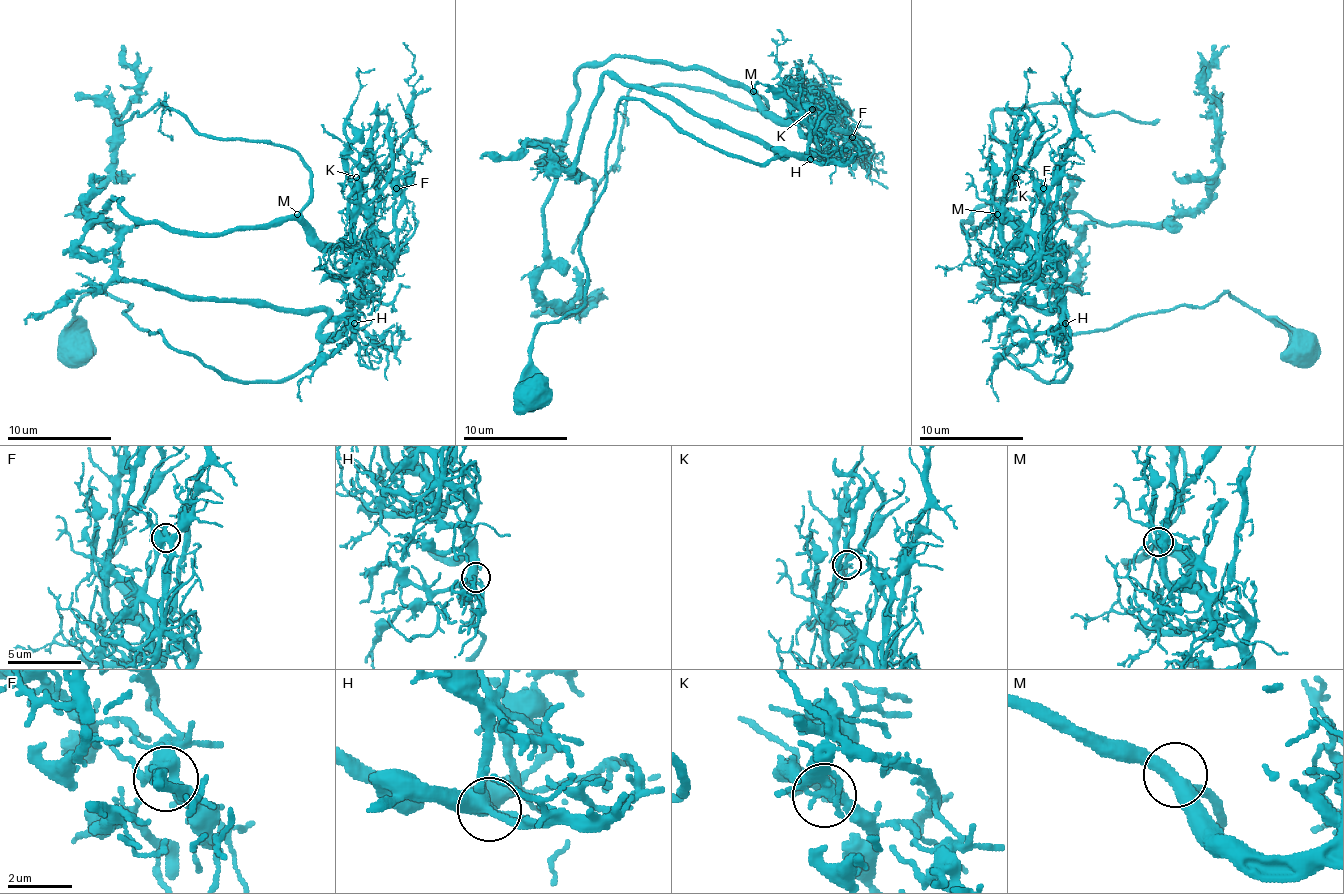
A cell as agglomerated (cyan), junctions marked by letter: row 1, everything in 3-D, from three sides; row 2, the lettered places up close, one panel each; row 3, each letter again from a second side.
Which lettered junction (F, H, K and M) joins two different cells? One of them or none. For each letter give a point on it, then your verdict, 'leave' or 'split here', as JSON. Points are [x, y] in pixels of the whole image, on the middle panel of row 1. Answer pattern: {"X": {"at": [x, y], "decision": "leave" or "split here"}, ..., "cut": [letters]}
{"F": {"at": [852, 137], "decision": "split here"}, "H": {"at": [810, 159], "decision": "leave"}, "K": {"at": [812, 109], "decision": "leave"}, "M": {"at": [753, 91], "decision": "leave"}, "cut": ["F"]}

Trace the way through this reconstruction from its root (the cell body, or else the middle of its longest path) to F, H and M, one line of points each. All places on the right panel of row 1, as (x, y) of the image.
F: (1305, 344), (1224, 292), (1086, 334), (1015, 331), (1005, 352), (1042, 380), (1070, 370), (1044, 188)
H: (1305, 344), (1224, 292), (1086, 334), (1015, 331), (1005, 352), (1060, 380), (1070, 370), (1065, 323)
M: (1305, 344), (1224, 292), (1086, 334), (1015, 331), (1005, 352), (1042, 380), (1070, 370), (1057, 292), (997, 214)

